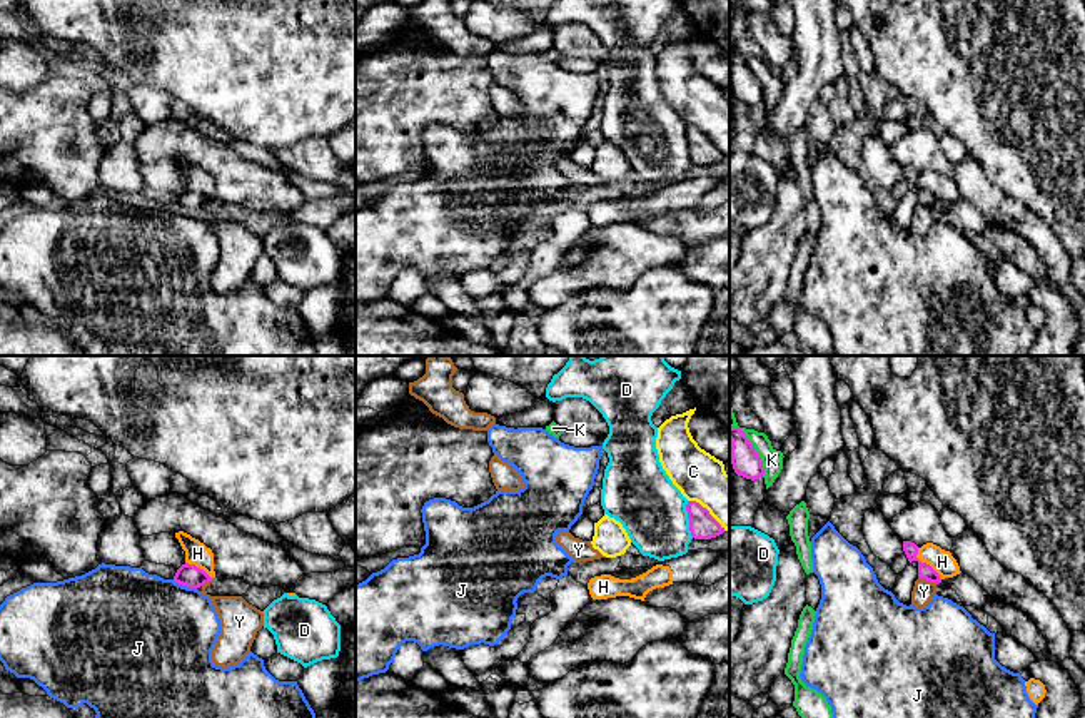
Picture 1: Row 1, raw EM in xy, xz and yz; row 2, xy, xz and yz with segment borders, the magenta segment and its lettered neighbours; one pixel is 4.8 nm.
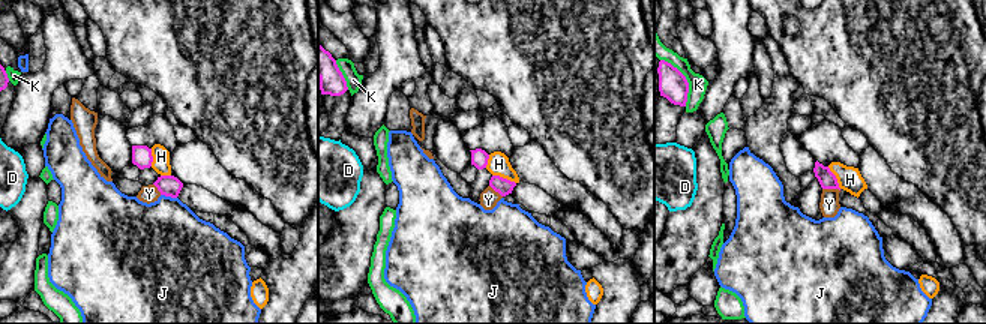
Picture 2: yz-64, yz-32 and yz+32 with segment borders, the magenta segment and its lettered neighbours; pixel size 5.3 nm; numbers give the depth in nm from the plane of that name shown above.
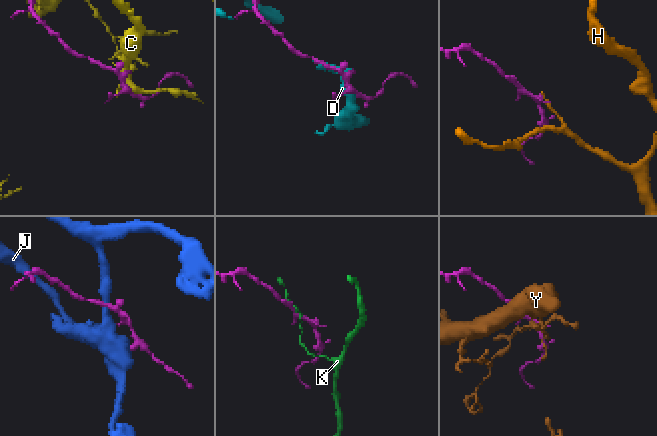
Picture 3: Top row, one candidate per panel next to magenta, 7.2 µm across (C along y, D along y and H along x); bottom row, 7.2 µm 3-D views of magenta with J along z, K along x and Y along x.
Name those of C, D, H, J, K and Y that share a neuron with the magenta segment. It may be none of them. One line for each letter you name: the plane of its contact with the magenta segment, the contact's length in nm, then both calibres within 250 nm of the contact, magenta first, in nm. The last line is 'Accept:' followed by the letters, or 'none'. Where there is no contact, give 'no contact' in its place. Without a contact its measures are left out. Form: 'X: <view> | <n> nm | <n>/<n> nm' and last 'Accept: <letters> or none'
Accept: none

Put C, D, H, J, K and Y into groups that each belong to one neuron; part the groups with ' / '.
C / D / H / J / K / Y

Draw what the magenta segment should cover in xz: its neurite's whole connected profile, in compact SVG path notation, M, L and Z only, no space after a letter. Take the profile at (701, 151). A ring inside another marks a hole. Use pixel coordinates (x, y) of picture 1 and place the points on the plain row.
M688 127L686 137L694 165L711 165L724 159L724 154L699 129Z

